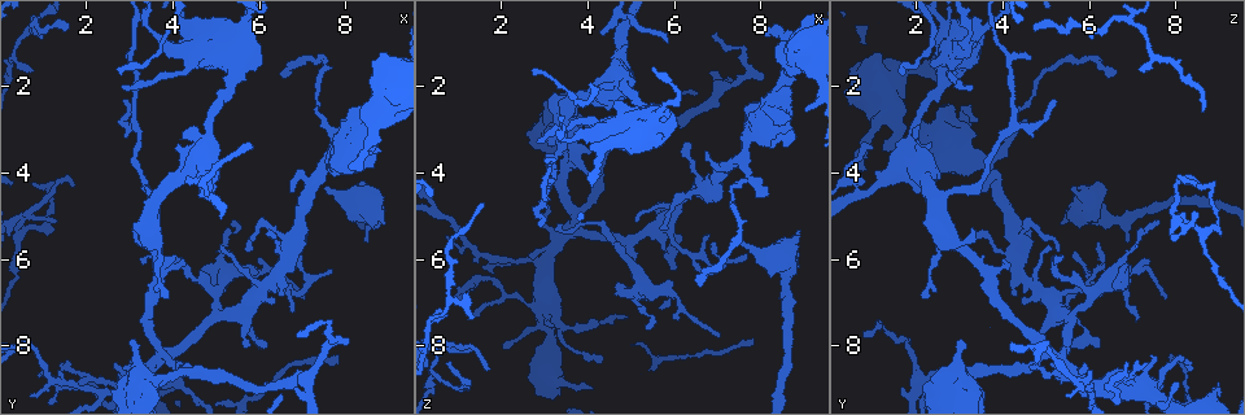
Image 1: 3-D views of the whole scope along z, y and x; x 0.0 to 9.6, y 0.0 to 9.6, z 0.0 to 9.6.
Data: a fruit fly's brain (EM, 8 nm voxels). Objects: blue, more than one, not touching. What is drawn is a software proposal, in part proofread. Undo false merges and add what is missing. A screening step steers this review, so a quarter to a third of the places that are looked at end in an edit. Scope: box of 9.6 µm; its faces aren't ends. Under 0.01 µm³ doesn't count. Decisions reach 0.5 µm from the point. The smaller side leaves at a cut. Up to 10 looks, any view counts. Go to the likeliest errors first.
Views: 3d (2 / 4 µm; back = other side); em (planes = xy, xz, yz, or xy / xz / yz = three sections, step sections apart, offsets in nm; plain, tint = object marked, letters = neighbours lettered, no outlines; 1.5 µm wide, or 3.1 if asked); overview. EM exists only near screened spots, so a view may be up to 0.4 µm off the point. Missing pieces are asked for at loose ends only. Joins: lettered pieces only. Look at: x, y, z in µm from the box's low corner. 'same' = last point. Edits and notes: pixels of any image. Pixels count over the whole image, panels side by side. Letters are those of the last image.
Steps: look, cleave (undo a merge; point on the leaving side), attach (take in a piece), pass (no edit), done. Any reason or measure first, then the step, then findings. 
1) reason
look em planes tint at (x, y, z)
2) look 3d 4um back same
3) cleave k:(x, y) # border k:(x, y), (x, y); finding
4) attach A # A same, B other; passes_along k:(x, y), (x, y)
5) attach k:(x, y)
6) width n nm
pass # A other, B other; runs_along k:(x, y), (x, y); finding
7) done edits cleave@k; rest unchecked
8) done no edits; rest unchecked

stops while still wide
look 3d 4um back at (6.40, 6.95, 4.50)

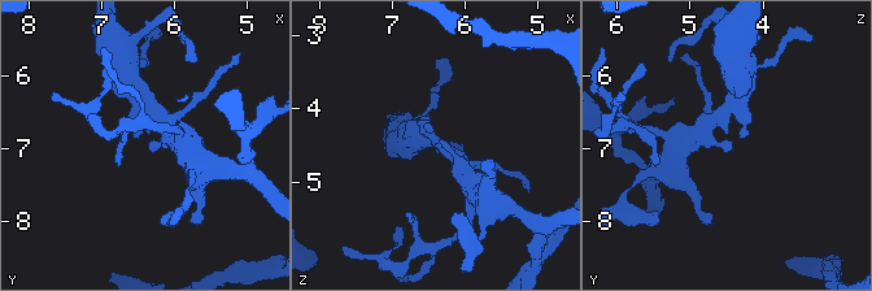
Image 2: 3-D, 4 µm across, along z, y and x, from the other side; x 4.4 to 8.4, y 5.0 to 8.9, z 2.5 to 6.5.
now the EM
look em planes tint at (6.35, 7.00, 4.45)

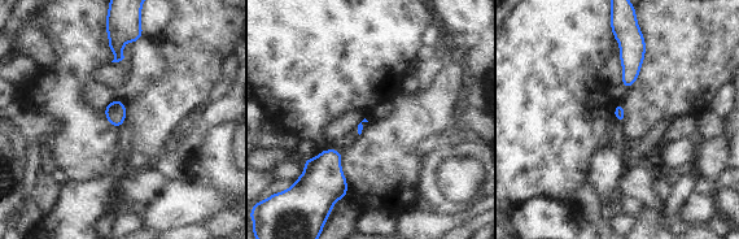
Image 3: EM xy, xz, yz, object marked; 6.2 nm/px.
see the neighbours
look em planes letters same

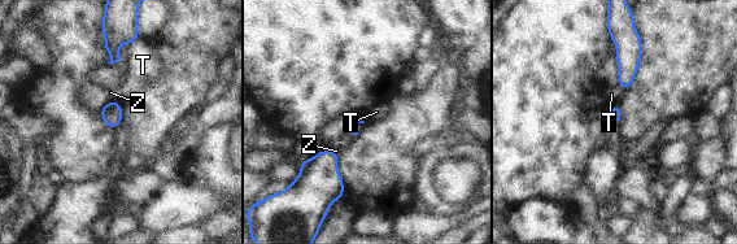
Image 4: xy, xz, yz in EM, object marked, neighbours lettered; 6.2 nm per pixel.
pass # T other, Z other; border 4:(138, 36), (129, 44); no lettered piece goes on from it

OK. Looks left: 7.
an open end
look em xy step 8 tint at (7.05, 6.90, 7.70)

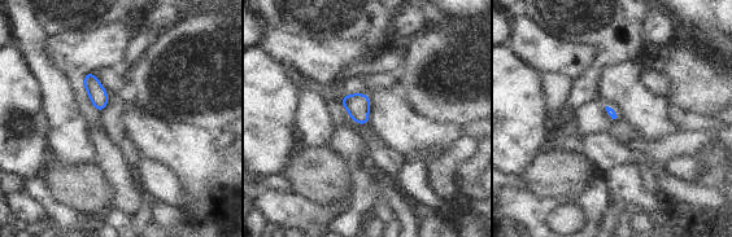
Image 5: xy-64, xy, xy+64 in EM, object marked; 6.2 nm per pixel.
look em xy step 8 letters same

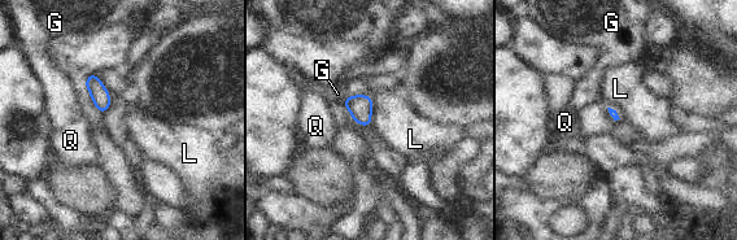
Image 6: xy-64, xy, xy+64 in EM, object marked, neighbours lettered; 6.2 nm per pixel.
pass # G other, L other, Q other; border 6:(347, 96), (370, 97), (371, 125); none of them fits

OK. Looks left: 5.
arms part here
look em xz step 4 tint at (7.80, 3.10, 4.25)

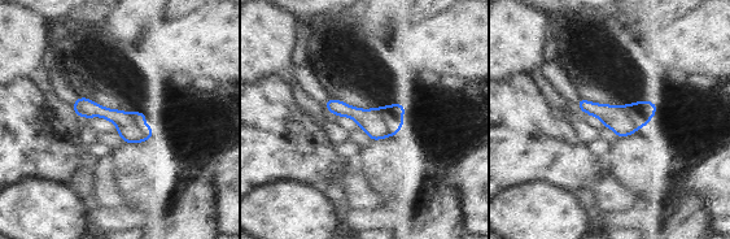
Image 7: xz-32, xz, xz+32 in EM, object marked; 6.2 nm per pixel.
look em planes tint same

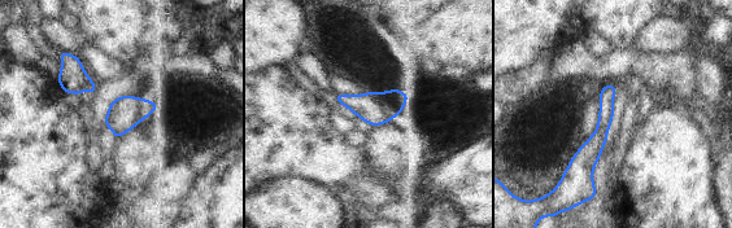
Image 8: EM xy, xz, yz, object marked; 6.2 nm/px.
see the neighbours
look em planes letters same

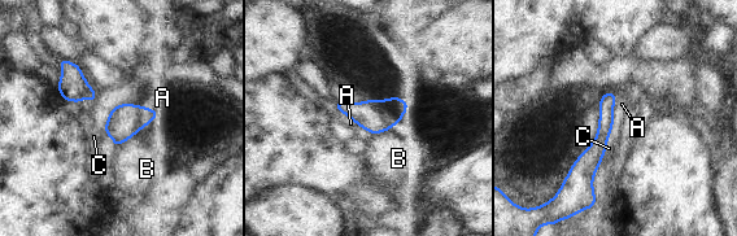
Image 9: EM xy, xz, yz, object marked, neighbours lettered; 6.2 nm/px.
longest_contact A 360 nm
pass # A other, B other, C other; border 9:(158, 114), (118, 104), (104, 131); continuous, no second neuron

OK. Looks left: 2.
look 3d 2um at (8.15, 7.90, 1.70)

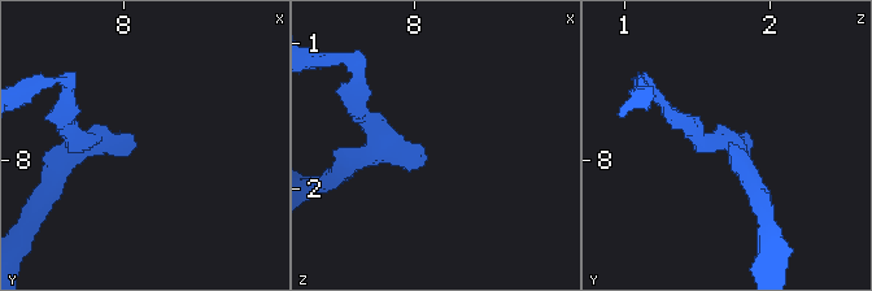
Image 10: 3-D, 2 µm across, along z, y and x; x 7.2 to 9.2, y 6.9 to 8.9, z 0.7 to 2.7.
now the EM
look em planes letters at (8.10, 7.88, 1.74)

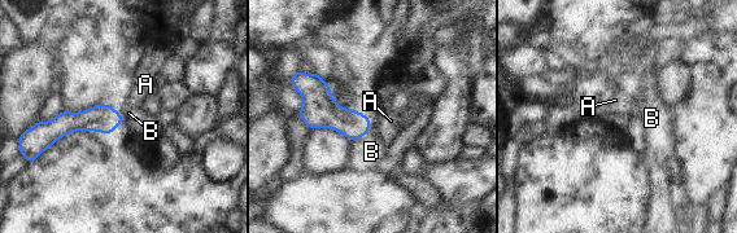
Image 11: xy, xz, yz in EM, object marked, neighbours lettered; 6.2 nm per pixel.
longest_contact B 190 nm
pass # A other, B other; border 11:(370, 119), (367, 131), (350, 141); none of them fits

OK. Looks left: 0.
done no edits; rest unchecked

